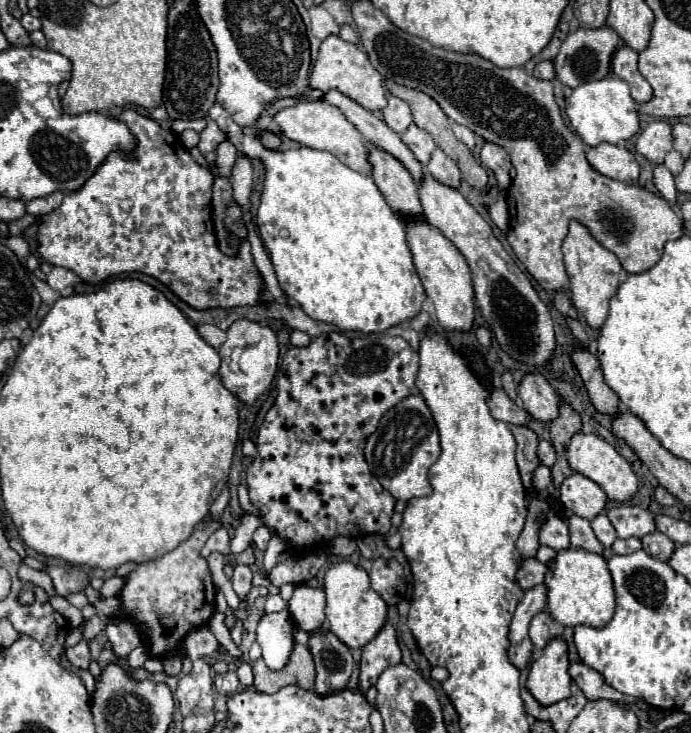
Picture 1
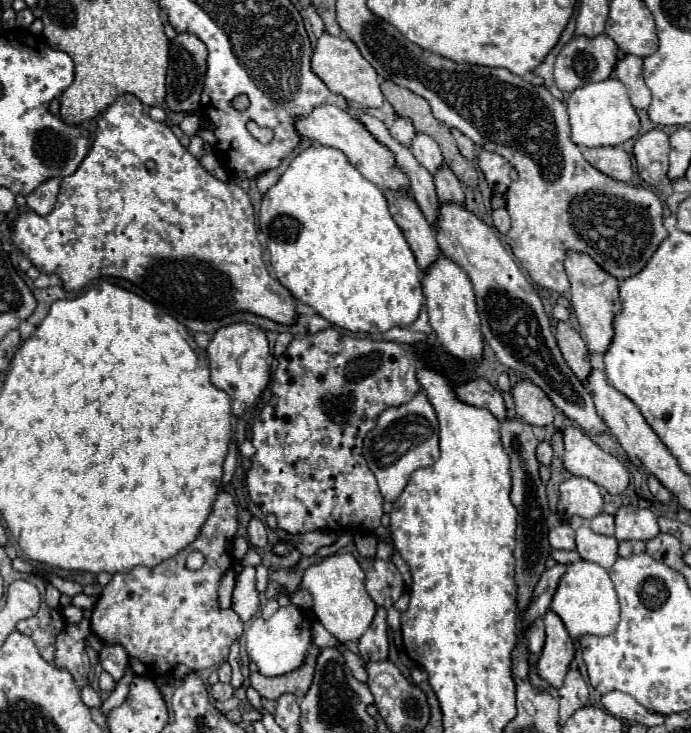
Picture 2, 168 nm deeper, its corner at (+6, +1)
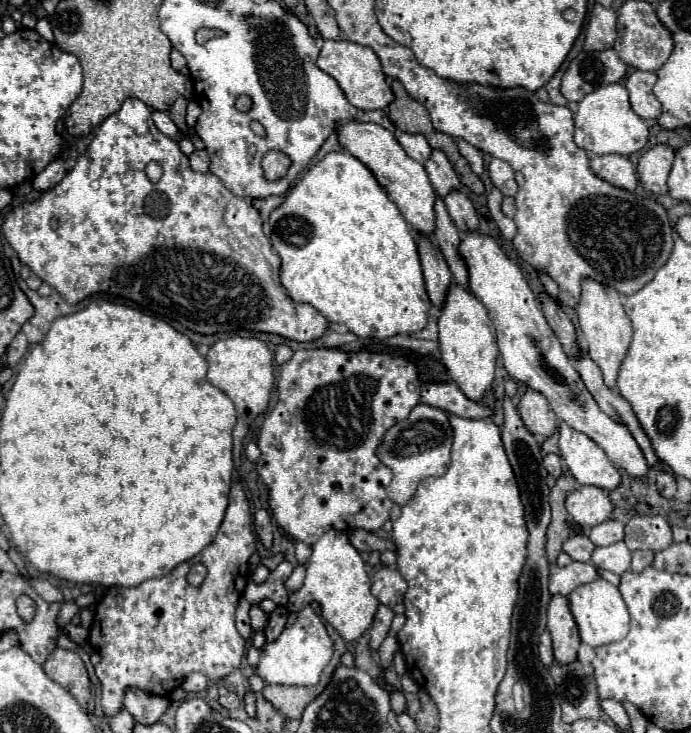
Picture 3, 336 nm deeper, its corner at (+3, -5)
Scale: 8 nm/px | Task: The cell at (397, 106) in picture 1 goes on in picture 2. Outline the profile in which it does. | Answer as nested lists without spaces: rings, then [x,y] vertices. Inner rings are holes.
[[[395,114],[395,120],[393,120],[389,132],[391,132],[391,136],[393,136],[397,142],[401,142],[401,144],[405,144],[405,146],[409,146],[411,138],[415,136],[415,128],[413,128],[411,120],[405,118],[405,116],[399,116],[399,114]]]

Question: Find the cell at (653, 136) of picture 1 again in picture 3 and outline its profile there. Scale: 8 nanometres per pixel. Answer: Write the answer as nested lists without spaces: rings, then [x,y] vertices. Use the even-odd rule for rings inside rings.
[[[664,144],[654,146],[642,154],[638,162],[638,176],[646,192],[652,192],[652,194],[668,192],[666,178],[672,170],[672,162],[674,162],[674,150]]]

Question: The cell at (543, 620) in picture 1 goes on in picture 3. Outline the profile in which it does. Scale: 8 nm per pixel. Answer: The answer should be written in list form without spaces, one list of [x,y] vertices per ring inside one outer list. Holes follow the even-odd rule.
[[[544,632],[540,636],[540,660],[542,664],[548,668],[552,662],[554,662],[554,652],[552,652],[552,640],[550,640],[550,634]]]

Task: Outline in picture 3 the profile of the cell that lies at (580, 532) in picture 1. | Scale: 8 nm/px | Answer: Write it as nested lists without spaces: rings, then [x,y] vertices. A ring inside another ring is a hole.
[[[616,542],[612,546],[598,546],[592,554],[592,564],[602,570],[612,570],[616,574],[624,574],[630,570],[632,552],[626,548],[624,542]]]

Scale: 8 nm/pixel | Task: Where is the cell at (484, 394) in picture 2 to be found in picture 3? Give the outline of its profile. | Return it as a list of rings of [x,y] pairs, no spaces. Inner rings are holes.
[[[454,382],[424,384],[422,392],[420,392],[420,400],[424,404],[442,408],[442,410],[462,416],[462,418],[488,418],[492,414],[492,410],[488,406],[468,400]]]

